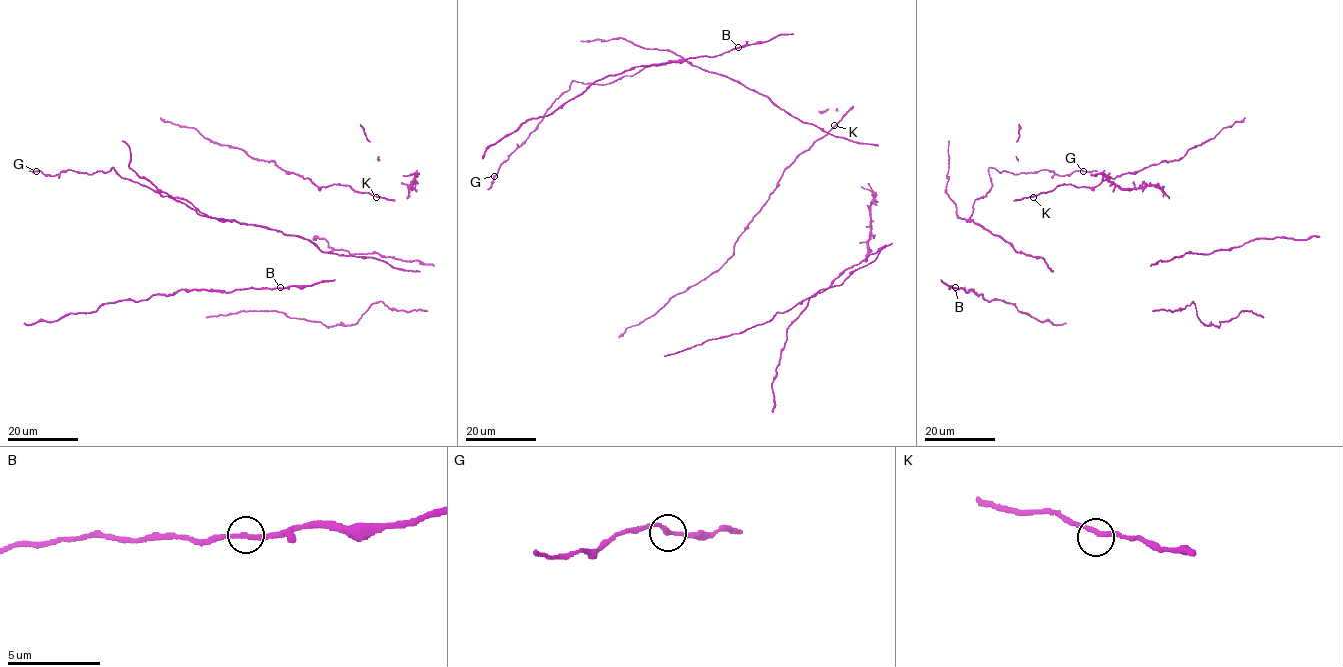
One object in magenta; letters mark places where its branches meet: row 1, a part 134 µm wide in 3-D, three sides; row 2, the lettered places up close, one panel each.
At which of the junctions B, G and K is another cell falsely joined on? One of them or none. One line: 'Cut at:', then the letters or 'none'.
Cut at: none

